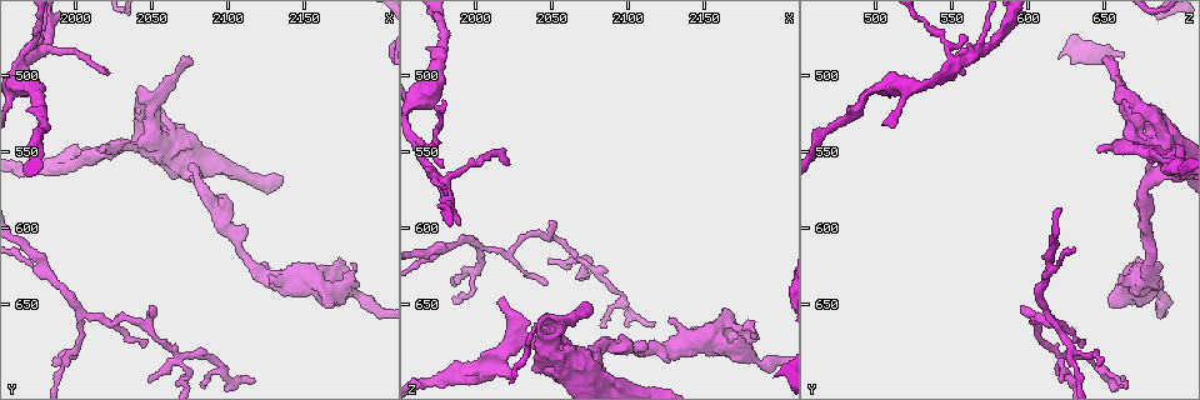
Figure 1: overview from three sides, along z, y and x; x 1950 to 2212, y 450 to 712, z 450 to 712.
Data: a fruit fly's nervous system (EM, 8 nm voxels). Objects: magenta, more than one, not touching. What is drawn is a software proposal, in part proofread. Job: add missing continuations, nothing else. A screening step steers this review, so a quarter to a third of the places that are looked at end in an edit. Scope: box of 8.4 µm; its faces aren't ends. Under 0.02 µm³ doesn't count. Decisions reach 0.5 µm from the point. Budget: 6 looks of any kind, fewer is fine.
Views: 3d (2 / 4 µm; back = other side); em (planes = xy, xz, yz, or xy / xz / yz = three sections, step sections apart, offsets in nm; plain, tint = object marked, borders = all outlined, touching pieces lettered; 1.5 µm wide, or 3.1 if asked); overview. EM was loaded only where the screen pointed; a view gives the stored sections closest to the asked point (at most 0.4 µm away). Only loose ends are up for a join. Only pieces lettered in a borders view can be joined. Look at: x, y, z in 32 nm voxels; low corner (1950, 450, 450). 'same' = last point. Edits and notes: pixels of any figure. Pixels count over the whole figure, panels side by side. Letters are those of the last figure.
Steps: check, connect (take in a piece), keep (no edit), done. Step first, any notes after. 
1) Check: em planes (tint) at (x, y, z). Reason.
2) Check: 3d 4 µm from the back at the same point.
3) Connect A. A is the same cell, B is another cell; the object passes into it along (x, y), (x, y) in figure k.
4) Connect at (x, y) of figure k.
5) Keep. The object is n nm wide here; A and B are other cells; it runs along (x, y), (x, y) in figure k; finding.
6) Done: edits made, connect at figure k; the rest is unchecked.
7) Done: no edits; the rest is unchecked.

Check: 3d 2 µm from the back at (1986, 690, 646).

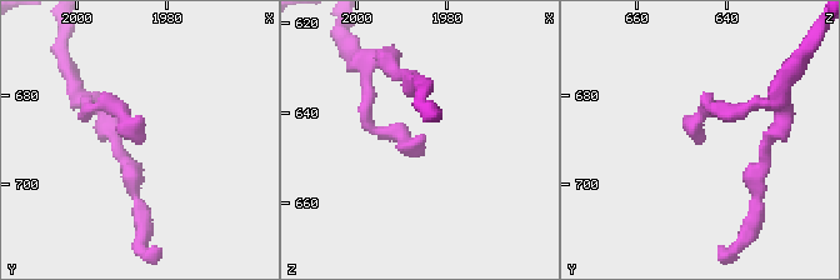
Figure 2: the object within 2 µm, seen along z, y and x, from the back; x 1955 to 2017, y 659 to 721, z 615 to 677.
Check: em planes (borders) at (1986, 690, 645). Need the tissue.

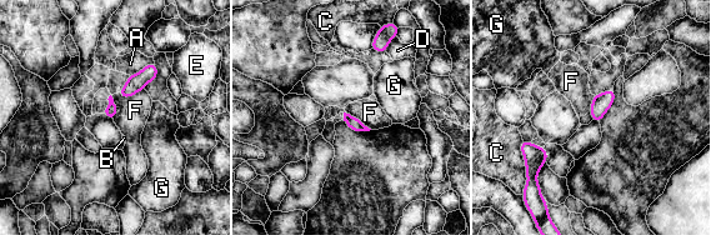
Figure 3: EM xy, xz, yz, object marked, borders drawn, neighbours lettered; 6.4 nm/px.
Keep. The longest contact is with C, 220 nm; A, B, C, D, E, F and G are other cells; a border runs along (144, 88), (130, 96), (119, 96) in figure 3; none of them fits.

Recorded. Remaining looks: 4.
Check: 3d 2 µm at (2018, 550, 646). Tapers out.

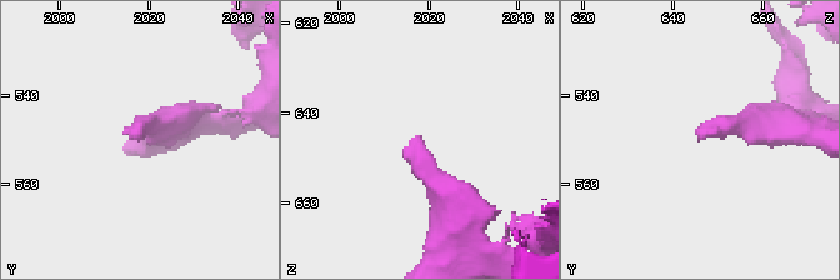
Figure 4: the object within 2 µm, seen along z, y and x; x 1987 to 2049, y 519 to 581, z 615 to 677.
Check: em planes (borders) at (2018, 550, 646). Shape alone is not enough.

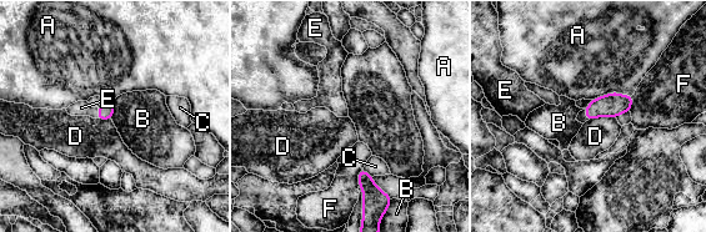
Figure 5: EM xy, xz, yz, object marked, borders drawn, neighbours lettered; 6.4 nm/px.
Connect E. The object is 100 nm wide here; E is the same cell, A, B, C, D and F are other cells; the object passes into it along (105, 112), (98, 112), (81, 107) in figure 5; the neuron continues.

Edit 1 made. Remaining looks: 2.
Done: edits made, connect at figure 5; the rest is unchecked.

